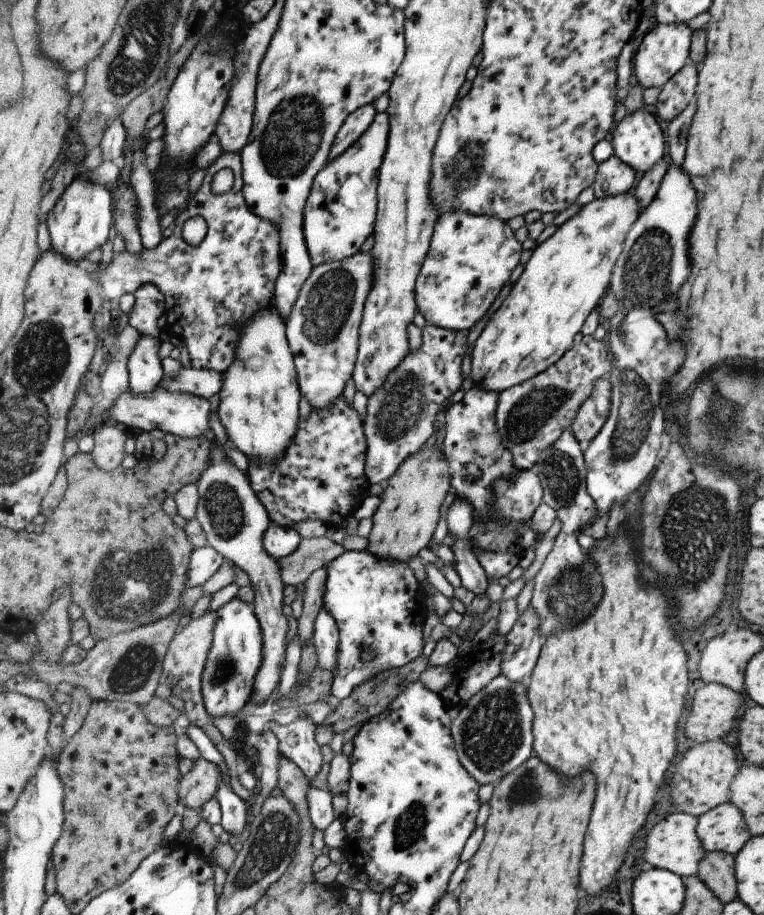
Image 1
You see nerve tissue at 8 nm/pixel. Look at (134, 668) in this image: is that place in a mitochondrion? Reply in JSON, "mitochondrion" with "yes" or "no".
{"mitochondrion":"yes"}

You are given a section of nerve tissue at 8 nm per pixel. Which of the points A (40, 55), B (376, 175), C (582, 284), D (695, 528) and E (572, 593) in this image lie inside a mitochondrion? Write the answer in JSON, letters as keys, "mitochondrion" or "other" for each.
{"A":"other","B":"other","C":"other","D":"mitochondrion","E":"mitochondrion"}

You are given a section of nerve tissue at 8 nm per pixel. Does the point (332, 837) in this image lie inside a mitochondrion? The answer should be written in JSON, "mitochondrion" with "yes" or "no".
{"mitochondrion":"no"}

